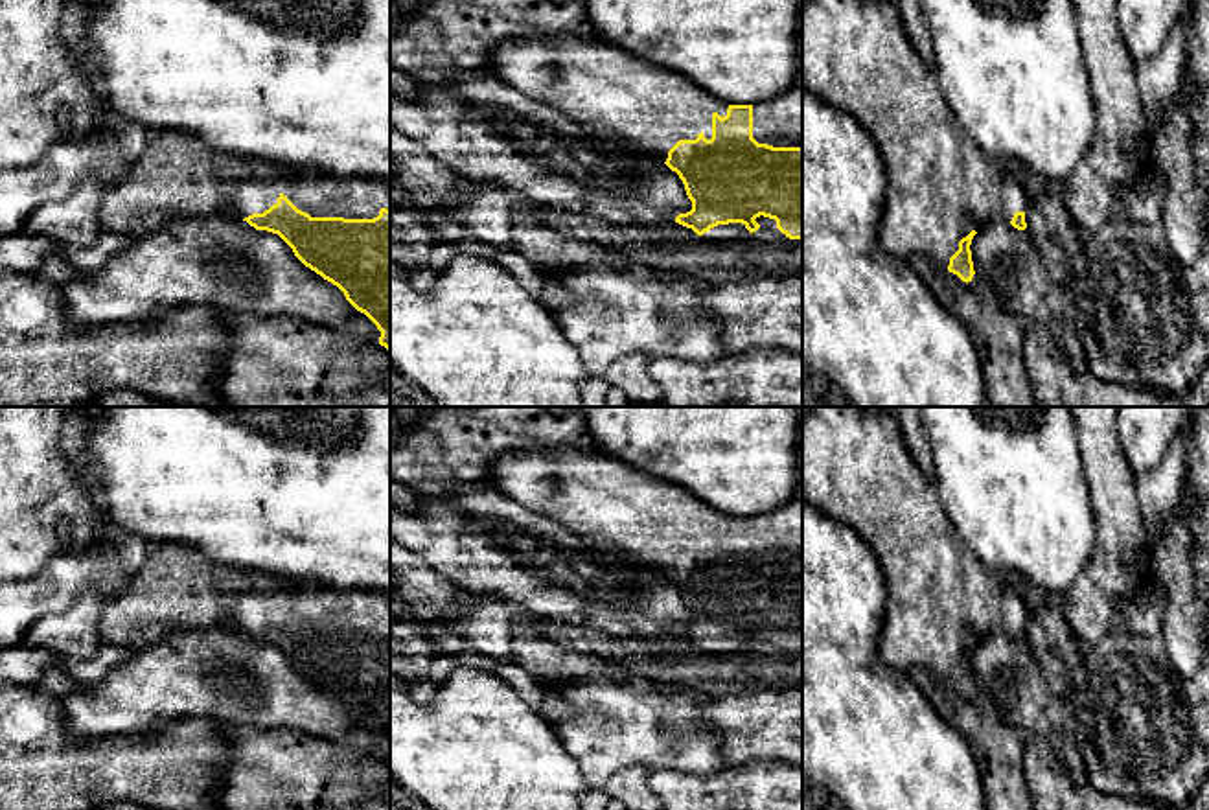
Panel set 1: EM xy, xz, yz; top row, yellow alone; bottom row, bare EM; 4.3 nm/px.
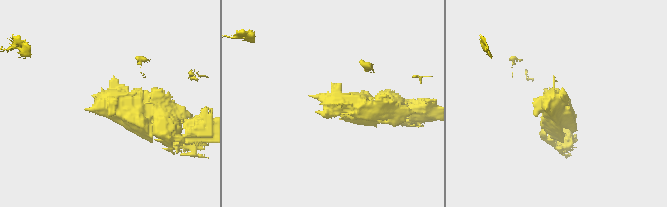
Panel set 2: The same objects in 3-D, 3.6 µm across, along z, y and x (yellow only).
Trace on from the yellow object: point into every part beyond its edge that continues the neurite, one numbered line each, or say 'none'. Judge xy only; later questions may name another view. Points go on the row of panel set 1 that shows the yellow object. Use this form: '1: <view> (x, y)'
1: xy (317, 194)

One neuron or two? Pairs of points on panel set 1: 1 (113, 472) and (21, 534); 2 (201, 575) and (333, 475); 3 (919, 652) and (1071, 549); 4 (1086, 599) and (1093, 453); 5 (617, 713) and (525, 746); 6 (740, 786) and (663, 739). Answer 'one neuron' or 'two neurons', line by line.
1: two neurons
2: two neurons
3: two neurons
4: one neuron
5: two neurons
6: two neurons

